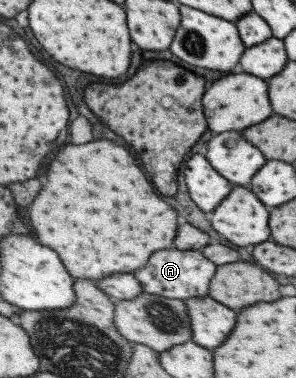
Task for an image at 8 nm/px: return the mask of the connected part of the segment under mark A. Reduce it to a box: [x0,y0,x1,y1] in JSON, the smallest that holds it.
[133,249,213,300]

